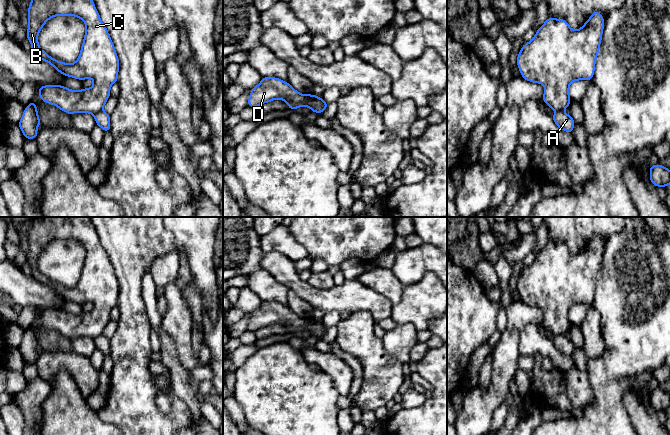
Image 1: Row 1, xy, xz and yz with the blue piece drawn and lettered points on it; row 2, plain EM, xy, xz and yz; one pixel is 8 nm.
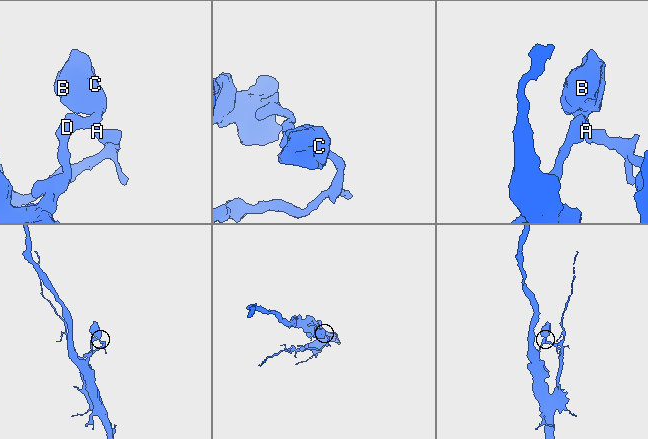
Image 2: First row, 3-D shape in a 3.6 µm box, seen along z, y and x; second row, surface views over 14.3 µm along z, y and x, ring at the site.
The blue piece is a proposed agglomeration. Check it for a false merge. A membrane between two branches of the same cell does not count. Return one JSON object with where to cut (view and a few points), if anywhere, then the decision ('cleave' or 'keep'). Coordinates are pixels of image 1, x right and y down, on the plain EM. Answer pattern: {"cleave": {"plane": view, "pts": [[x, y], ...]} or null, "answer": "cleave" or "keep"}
{"cleave": {"plane": "xy", "pts": [[102, 334], [99, 334], [94, 339]]}, "answer": "cleave"}

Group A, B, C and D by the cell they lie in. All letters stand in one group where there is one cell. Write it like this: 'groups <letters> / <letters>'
groups A / B C D

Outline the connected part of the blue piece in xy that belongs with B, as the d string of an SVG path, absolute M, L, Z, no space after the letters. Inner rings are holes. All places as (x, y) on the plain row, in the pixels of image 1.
M33 217L28 245L27 263L34 279L67 301L94 305L91 312L80 315L62 309L39 310L41 324L69 339L102 335L110 321L110 311L118 304L119 283L90 217ZM68 239L82 243L86 250L80 279L72 288L53 283L38 268L38 258L50 242Z

